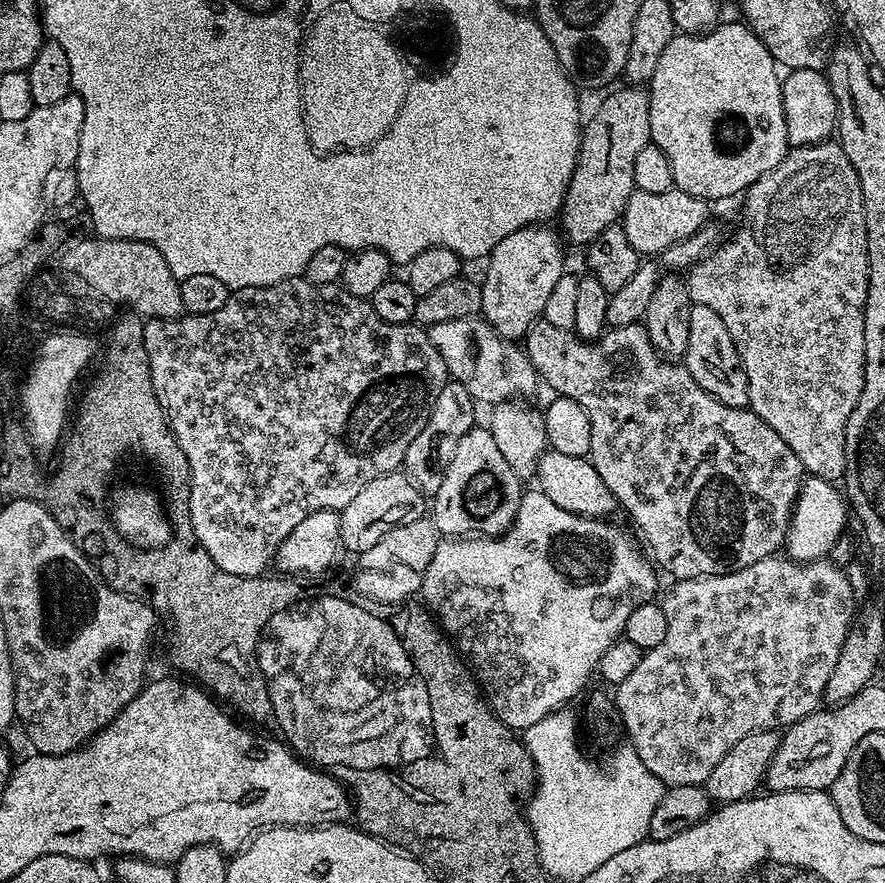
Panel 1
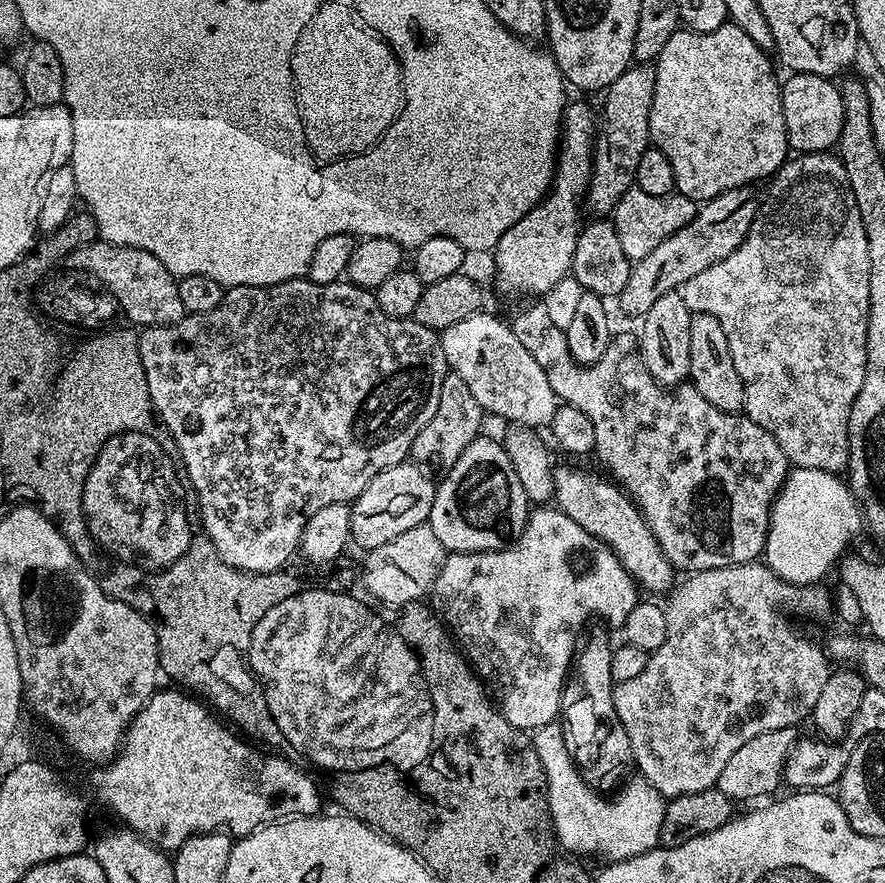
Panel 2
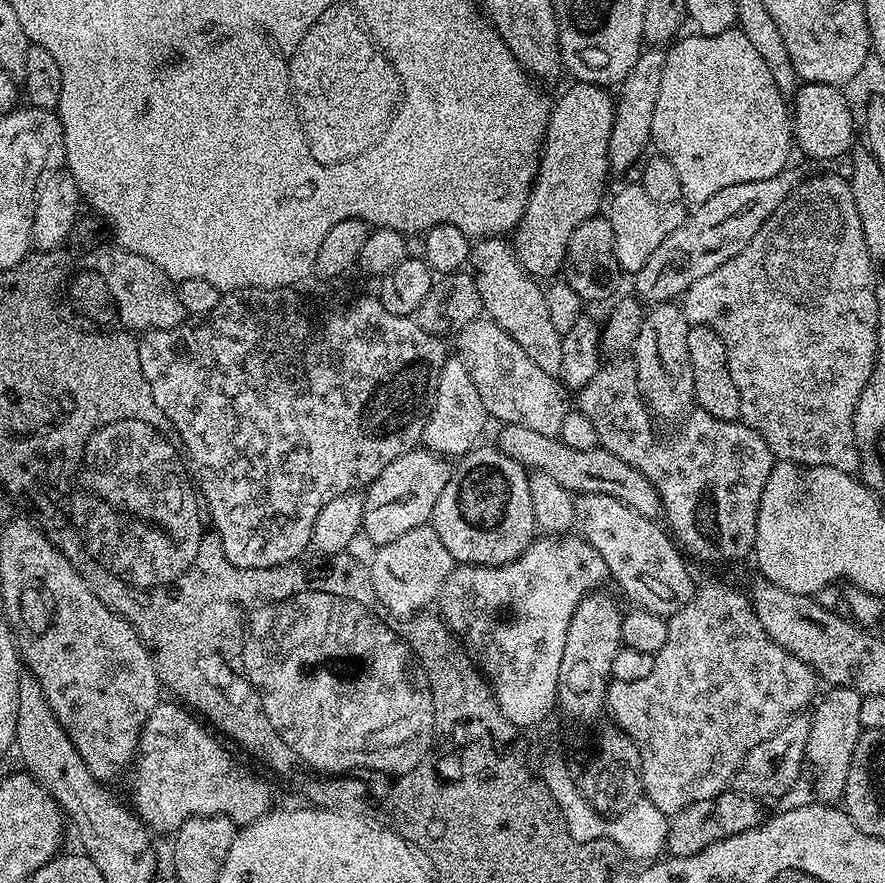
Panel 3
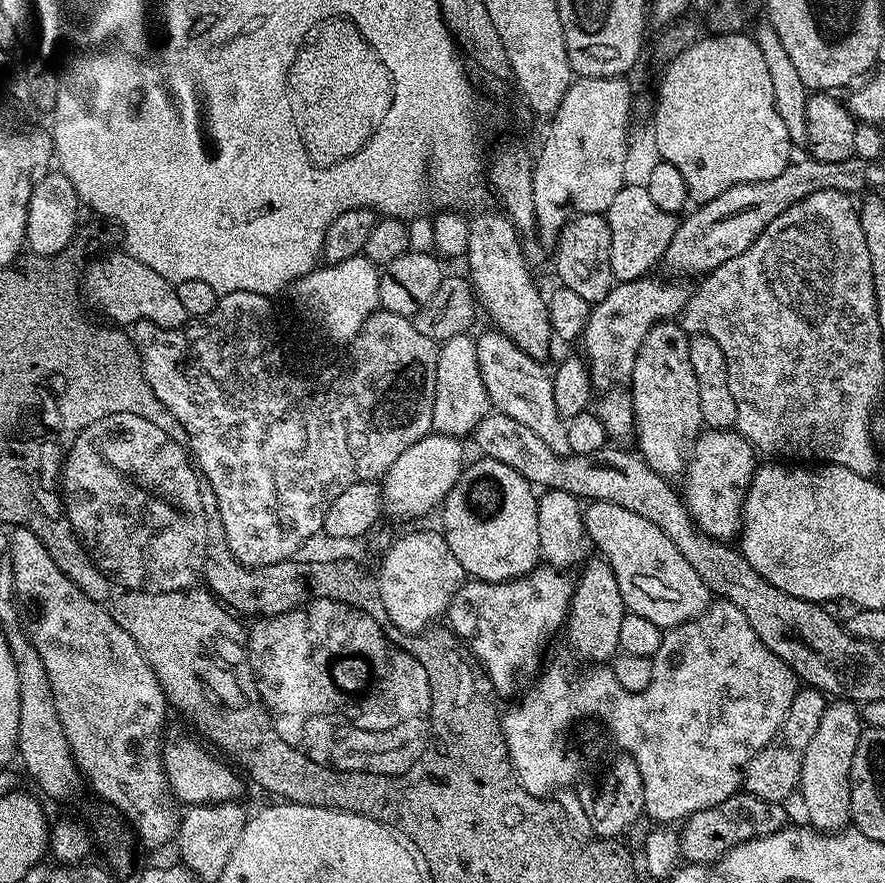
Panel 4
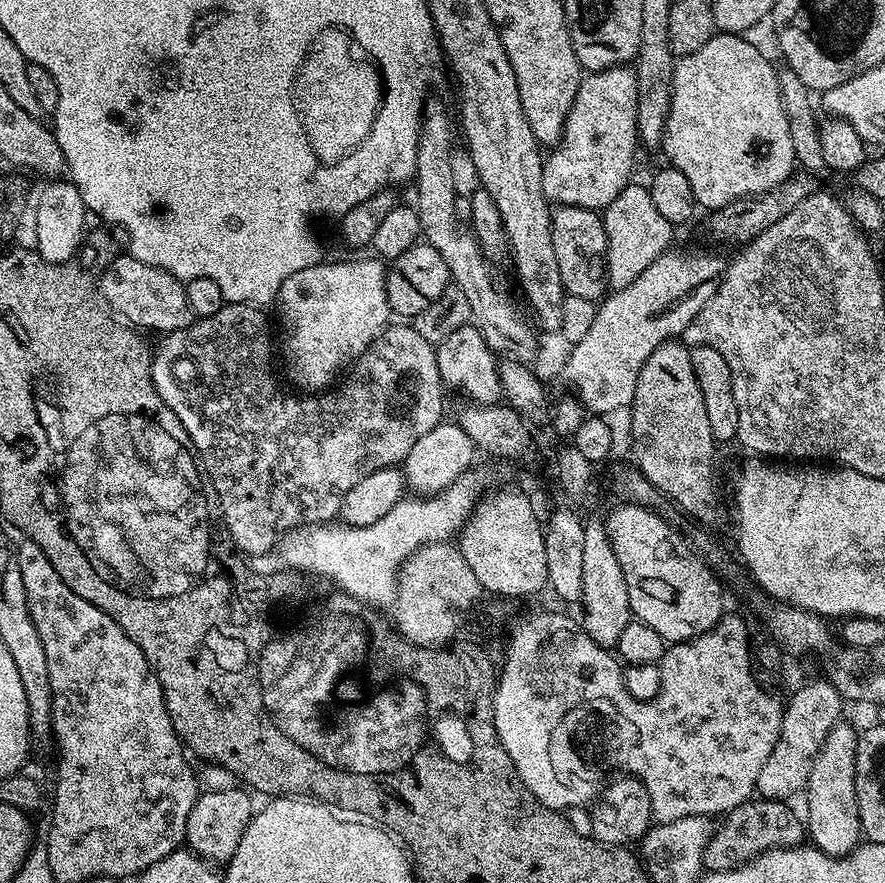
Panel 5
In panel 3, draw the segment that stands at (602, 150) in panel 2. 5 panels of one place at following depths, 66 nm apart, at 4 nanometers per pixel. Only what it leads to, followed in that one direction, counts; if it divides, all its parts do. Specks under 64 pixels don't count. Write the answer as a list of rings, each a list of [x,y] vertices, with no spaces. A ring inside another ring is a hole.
[[[645,47],[638,62],[634,62],[630,74],[626,74],[624,81],[615,89],[616,109],[608,151],[608,166],[613,173],[626,171],[636,159],[639,161],[645,155],[644,147],[649,147],[654,122],[654,105],[658,103],[658,90],[662,86],[662,70],[665,66],[666,51],[663,47]]]

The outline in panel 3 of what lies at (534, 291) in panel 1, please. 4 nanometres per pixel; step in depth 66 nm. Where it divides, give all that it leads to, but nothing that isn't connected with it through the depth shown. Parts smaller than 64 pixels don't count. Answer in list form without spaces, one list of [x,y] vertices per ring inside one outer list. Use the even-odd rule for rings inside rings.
[[[572,82],[569,85],[551,105],[540,168],[532,181],[526,210],[510,236],[520,265],[533,278],[552,276],[555,272],[557,275],[563,269],[574,230],[601,211],[605,203],[604,183],[610,177],[608,151],[616,109],[613,93],[599,84]]]

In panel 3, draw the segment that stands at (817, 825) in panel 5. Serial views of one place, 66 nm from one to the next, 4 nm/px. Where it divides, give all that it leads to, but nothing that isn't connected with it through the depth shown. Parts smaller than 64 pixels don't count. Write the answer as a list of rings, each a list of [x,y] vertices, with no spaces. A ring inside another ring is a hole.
[[[829,687],[827,691],[824,697],[821,695],[815,701],[811,709],[812,725],[810,726],[810,738],[806,738],[804,759],[807,767],[809,769],[812,767],[812,772],[816,775],[815,799],[832,806],[844,799],[846,778],[850,774],[850,762],[862,731],[860,719],[864,697],[853,688]]]

